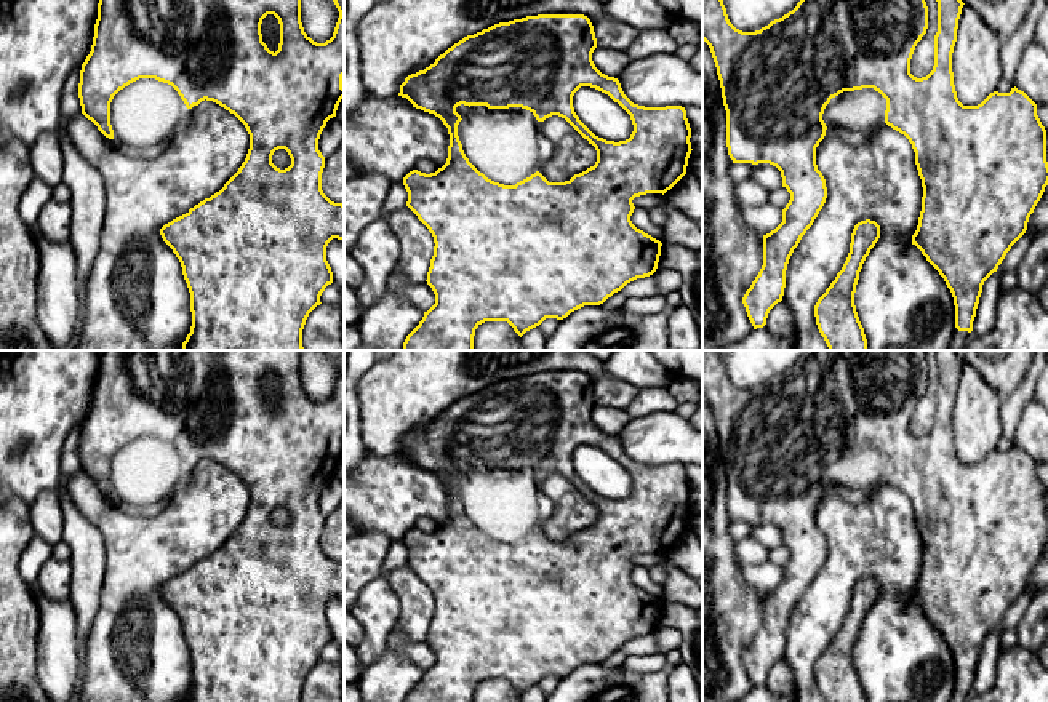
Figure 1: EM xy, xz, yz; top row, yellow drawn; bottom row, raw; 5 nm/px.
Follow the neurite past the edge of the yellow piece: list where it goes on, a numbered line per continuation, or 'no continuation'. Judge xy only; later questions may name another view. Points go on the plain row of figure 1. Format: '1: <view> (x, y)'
1: xy (144, 474)

